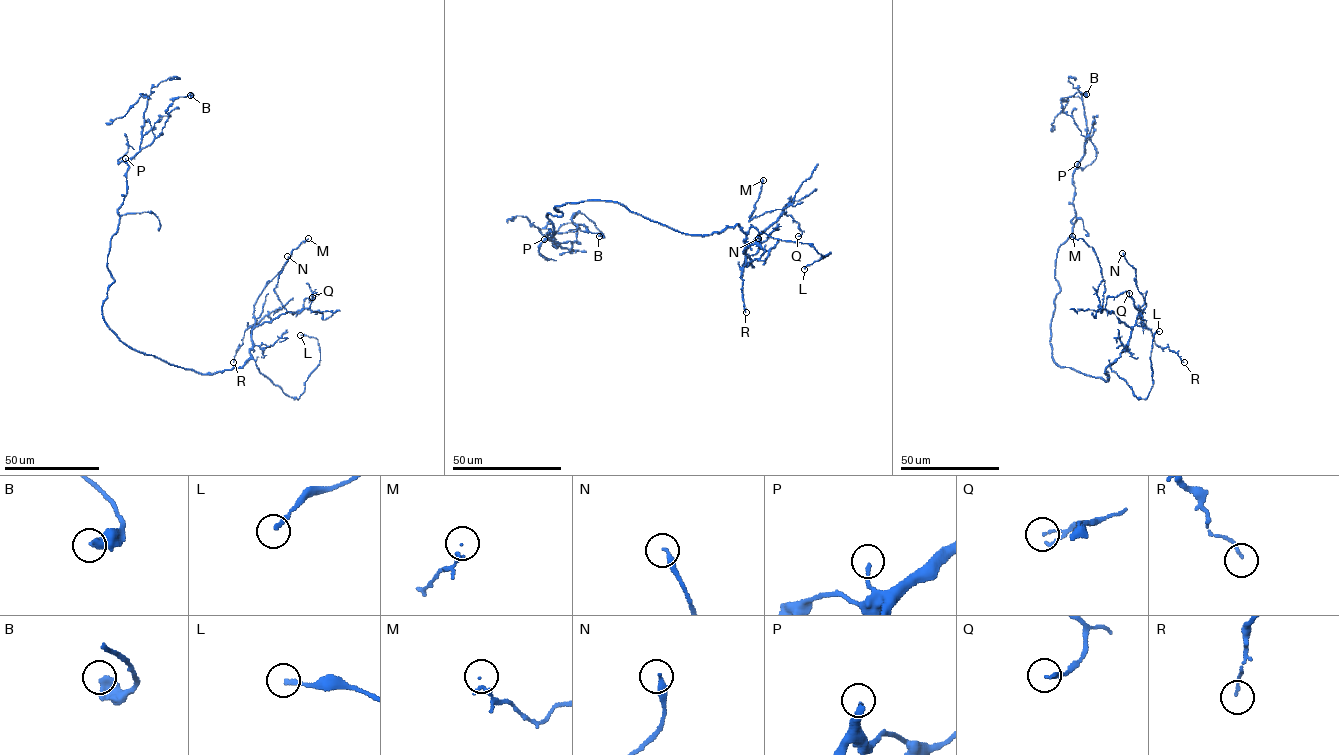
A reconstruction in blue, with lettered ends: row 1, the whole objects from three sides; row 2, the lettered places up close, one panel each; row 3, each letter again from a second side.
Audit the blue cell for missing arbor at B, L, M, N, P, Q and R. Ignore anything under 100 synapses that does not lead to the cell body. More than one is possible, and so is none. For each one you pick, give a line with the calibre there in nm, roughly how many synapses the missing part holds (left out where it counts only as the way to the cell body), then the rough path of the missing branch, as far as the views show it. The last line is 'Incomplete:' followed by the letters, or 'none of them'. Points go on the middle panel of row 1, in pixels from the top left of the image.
L: Thickness 200 nm. Course of what is missing: (804, 269), (784, 287), (784, 307), (776, 313)
Incomplete: L

